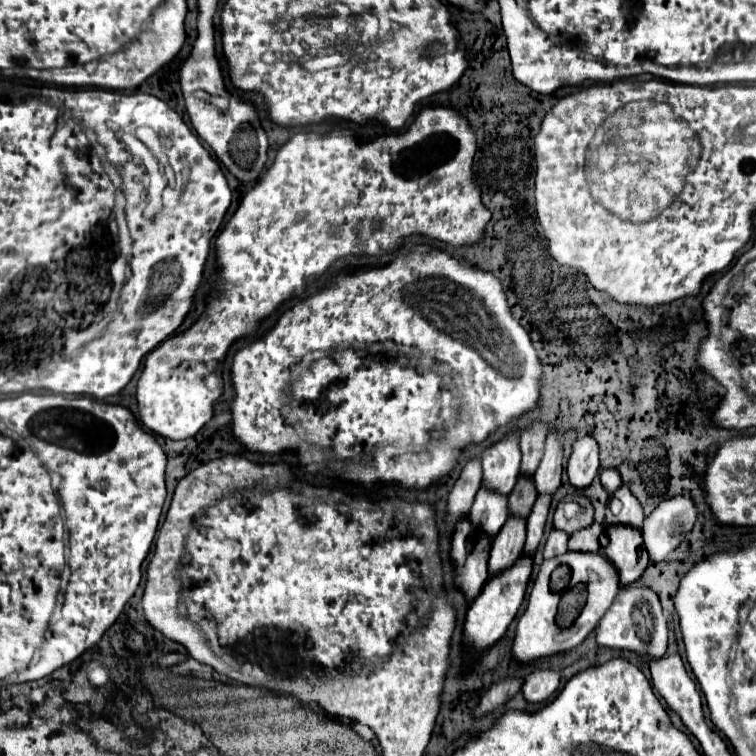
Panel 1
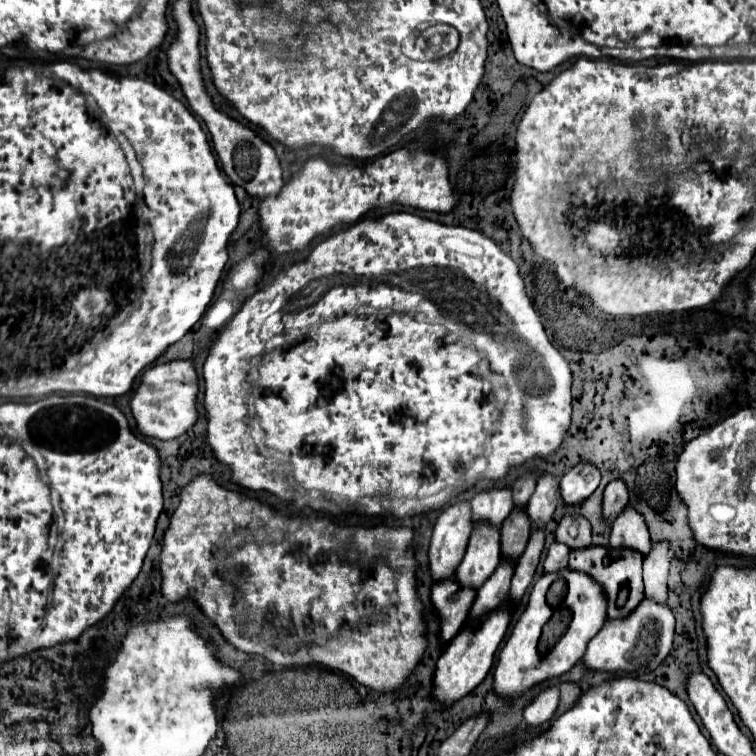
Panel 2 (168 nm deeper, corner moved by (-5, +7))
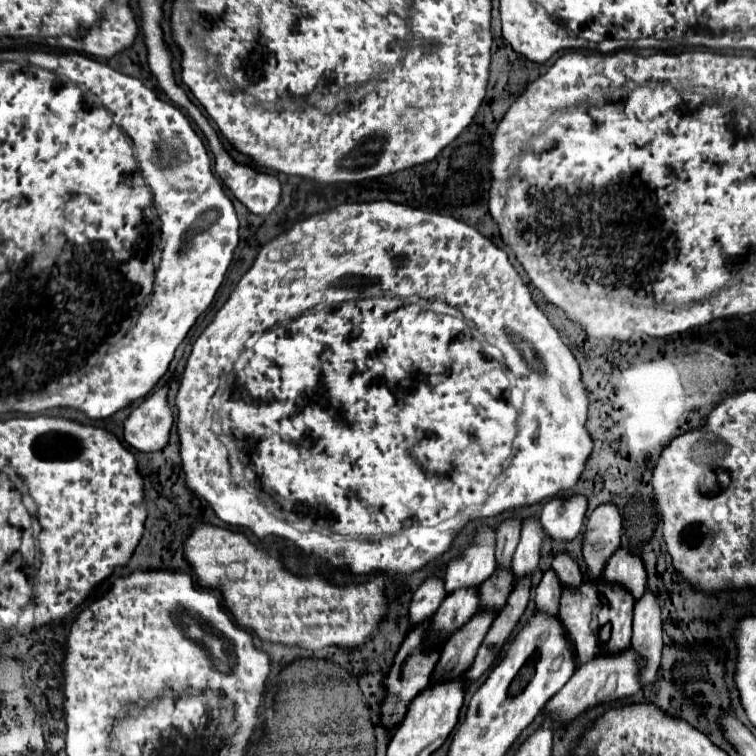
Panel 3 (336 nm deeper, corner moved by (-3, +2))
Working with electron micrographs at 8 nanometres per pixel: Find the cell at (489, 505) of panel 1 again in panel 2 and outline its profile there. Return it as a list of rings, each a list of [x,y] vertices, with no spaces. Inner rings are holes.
[[[479,524],[469,540],[467,552],[463,556],[463,562],[459,564],[455,578],[457,584],[463,588],[473,588],[479,590],[487,576],[495,572],[499,566],[499,532],[497,528],[489,524]]]

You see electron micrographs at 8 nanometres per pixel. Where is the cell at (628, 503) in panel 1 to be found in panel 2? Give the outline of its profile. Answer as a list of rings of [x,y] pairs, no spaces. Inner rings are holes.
[[[627,506],[615,520],[615,524],[611,526],[611,548],[617,550],[635,550],[641,556],[647,556],[647,552],[651,550],[651,538],[647,532],[647,526],[643,522],[643,516],[639,512],[635,512],[631,506]]]

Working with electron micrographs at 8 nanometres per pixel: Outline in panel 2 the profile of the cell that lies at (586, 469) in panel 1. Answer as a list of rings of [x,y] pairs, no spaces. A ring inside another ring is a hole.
[[[581,462],[581,464],[573,466],[559,480],[559,492],[561,492],[563,504],[567,504],[567,506],[581,504],[583,500],[587,500],[597,490],[599,480],[601,480],[601,474],[593,464]]]

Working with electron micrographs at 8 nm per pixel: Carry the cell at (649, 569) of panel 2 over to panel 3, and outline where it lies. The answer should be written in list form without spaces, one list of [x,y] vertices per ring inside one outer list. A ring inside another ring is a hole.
[[[645,589],[643,597],[635,603],[633,639],[631,639],[631,645],[635,645],[635,649],[649,659],[643,669],[643,685],[649,685],[657,675],[661,661],[661,647],[663,647],[661,635],[663,635],[663,621],[661,621],[659,597],[651,589]]]

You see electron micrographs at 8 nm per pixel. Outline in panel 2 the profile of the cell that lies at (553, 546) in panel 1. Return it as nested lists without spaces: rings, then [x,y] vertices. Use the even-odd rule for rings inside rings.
[[[553,542],[549,552],[547,552],[547,558],[543,562],[545,572],[557,572],[557,570],[565,568],[567,566],[567,556],[569,556],[569,548],[565,544]]]

